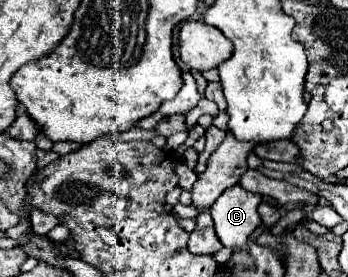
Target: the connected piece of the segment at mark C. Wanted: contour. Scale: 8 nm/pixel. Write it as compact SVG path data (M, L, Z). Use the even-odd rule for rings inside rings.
M239 184L227 188L215 206L211 206L211 216L215 222L215 232L223 246L227 248L247 248L247 238L261 224L257 206L261 202L259 194L243 190Z

